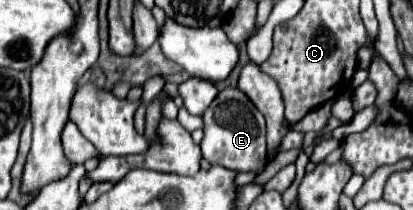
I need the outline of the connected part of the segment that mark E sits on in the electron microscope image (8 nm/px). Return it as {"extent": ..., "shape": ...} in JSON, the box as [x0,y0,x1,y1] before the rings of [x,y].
{"extent":[203,88,267,172],"shape":[[[225,88],[203,116],[203,158],[215,166],[235,172],[261,172],[267,166],[267,136],[263,114],[239,88]]]}

